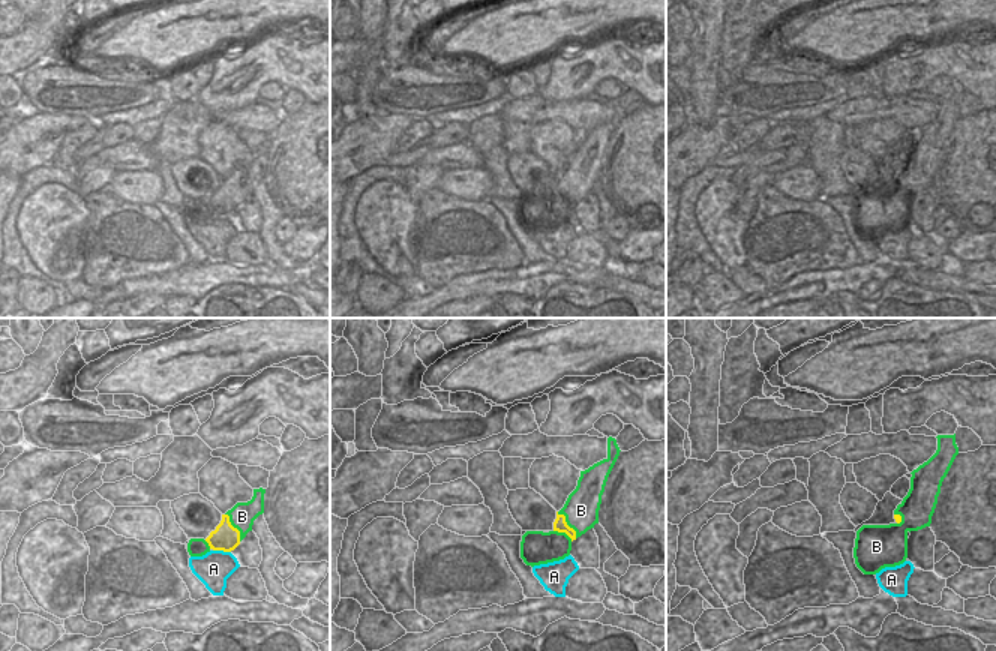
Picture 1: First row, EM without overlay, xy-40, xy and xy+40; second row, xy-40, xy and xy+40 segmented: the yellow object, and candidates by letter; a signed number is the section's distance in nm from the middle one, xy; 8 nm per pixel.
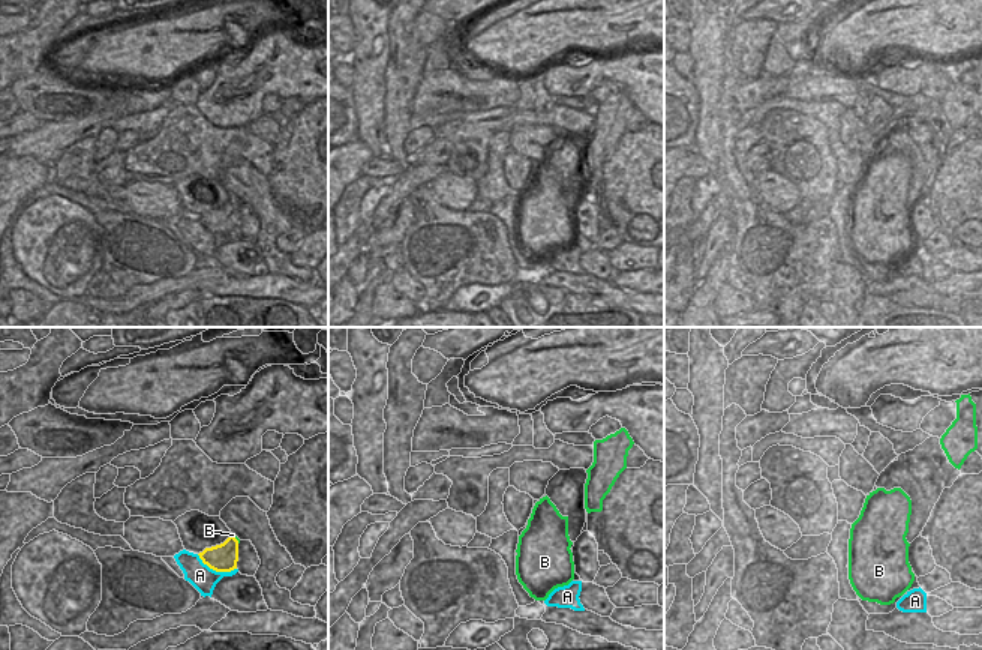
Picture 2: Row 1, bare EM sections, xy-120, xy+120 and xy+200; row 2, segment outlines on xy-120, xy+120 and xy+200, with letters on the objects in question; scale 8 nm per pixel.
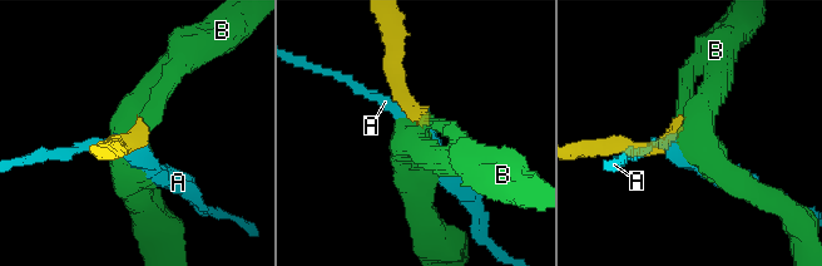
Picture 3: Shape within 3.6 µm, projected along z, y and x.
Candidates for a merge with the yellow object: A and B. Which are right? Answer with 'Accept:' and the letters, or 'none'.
Accept: B.

